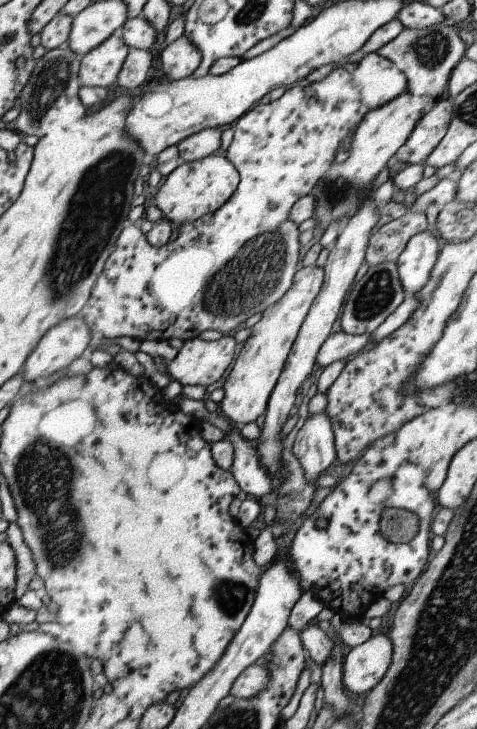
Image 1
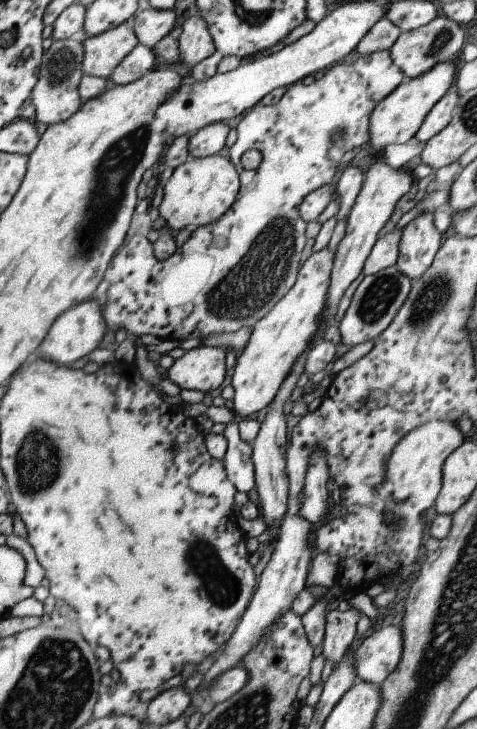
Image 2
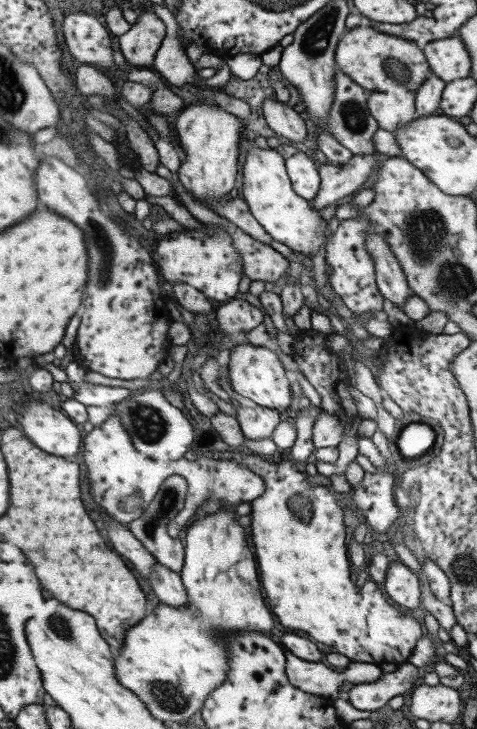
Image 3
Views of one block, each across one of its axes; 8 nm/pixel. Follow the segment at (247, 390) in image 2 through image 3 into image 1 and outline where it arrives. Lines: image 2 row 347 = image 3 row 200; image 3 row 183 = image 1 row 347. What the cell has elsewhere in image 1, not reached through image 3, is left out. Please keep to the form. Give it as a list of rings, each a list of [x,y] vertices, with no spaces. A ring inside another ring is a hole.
[[[311,264],[295,271],[293,282],[287,292],[263,310],[261,318],[250,328],[247,340],[231,364],[231,370],[222,386],[223,399],[217,404],[217,411],[235,426],[241,426],[257,420],[265,412],[269,393],[273,390],[279,373],[285,364],[287,353],[305,320],[309,306],[323,282],[323,268]]]

